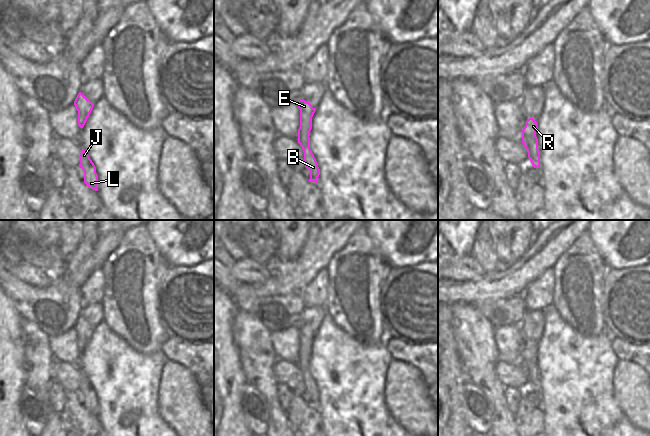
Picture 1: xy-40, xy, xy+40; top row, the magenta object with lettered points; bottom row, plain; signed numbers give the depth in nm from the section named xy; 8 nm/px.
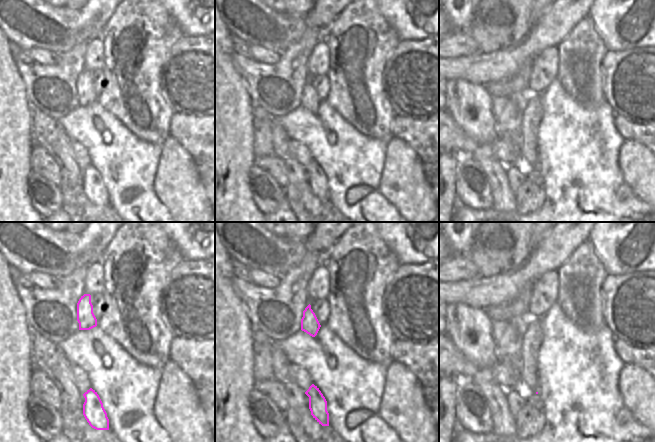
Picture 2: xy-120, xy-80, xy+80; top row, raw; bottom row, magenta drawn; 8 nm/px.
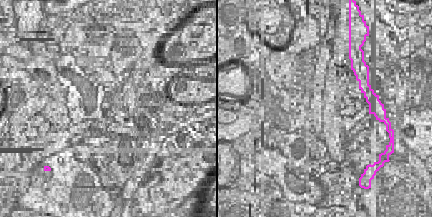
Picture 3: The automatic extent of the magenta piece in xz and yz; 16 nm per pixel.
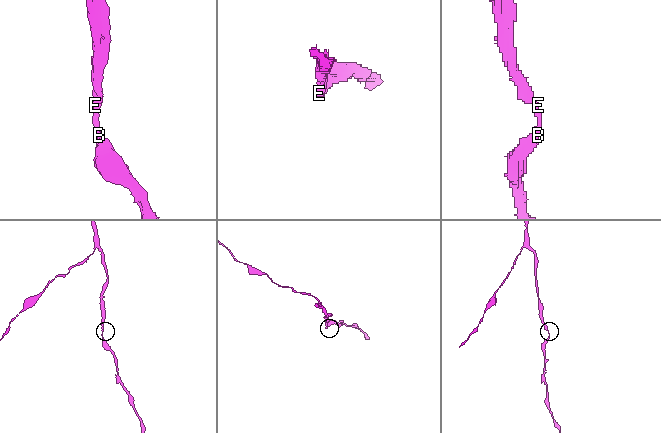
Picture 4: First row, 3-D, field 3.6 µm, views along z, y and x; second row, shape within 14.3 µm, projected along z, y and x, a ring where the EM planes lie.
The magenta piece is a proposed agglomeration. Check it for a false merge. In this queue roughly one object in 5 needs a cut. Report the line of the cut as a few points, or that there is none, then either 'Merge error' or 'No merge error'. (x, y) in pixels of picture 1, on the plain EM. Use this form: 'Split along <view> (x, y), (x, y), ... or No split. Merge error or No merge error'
No split. No merge error.

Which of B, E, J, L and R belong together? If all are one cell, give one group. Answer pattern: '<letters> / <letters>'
B E J L R

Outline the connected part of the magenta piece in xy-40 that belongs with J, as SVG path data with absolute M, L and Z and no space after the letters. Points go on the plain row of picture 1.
M82 373L80 377L79 390L84 395L84 407L89 412L98 415L98 399L96 397L96 391L84 373Z

